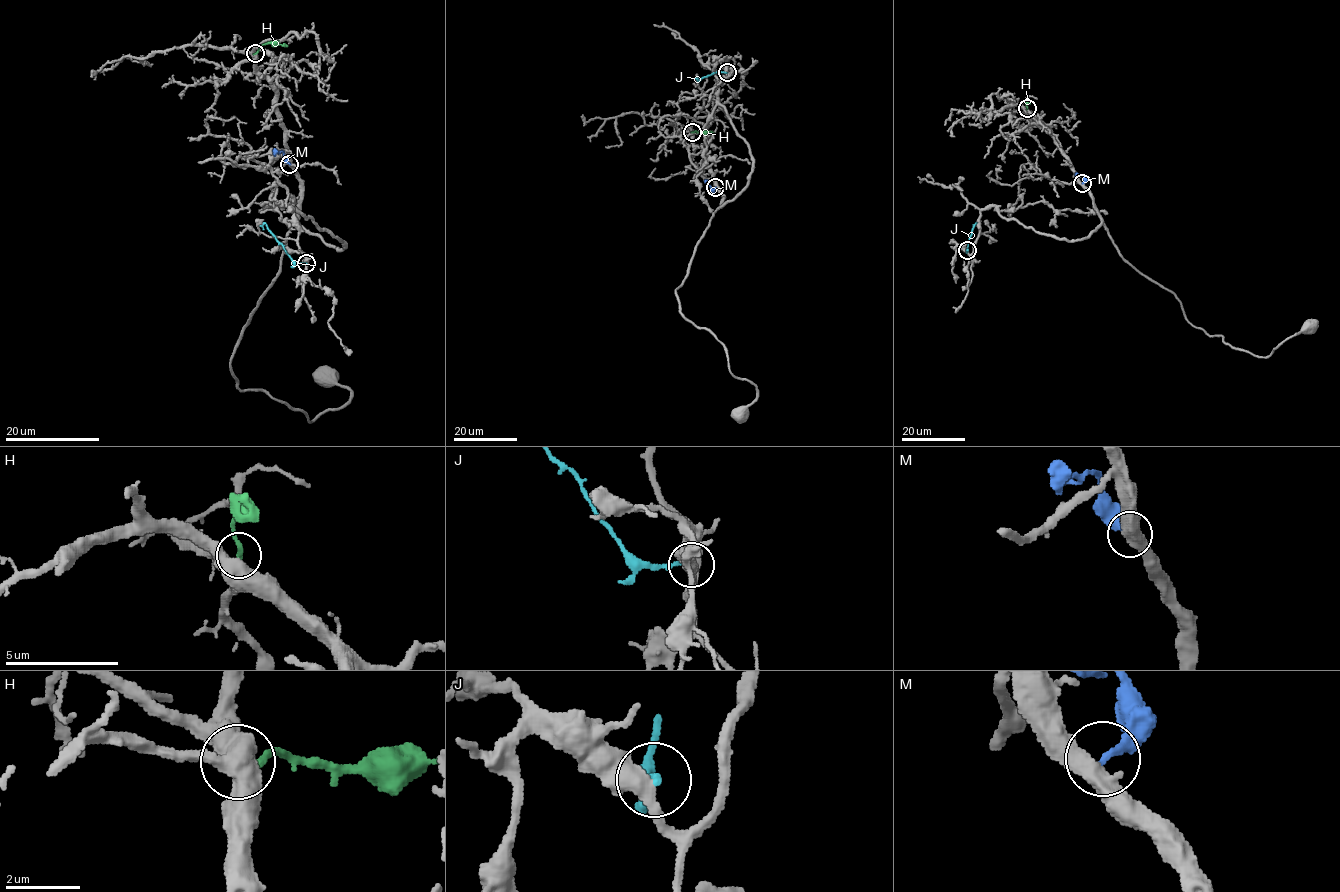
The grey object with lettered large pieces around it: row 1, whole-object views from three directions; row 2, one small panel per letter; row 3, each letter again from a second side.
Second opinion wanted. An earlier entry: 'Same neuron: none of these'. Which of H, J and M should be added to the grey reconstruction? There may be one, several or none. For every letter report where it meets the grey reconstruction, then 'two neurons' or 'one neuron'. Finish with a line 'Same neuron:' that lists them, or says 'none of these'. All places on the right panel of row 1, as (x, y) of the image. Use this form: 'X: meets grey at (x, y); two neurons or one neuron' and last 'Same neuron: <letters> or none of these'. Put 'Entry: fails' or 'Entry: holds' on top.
Entry: holds
H: meets grey at (1027, 108); two neurons
J: meets grey at (967, 250); two neurons
M: meets grey at (1082, 183); two neurons
Same neuron: none of these

